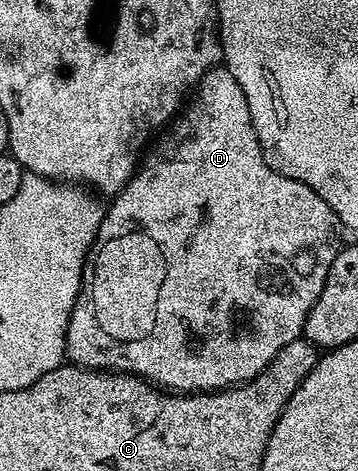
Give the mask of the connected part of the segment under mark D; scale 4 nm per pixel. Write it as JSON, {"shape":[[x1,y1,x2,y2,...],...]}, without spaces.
{"shape":[[219,65,214,70,207,71,197,85,196,94,198,96,195,99,193,96,181,108,177,118,157,136,156,142,149,148,150,156,148,151,133,177,113,196,111,203,114,204,105,208,96,241,86,254,82,288,70,314,66,334,66,359,71,364,91,369,124,371,170,393,220,391,237,387,239,383,247,383,249,379,259,375,270,364,272,357,276,357,276,353,284,349,284,345,302,335,302,326,306,324,312,305,316,305,324,289,328,269,336,254,334,210,330,208,328,201,324,201,324,197,320,197,320,193,308,189,308,185,300,181,292,181,292,177,276,173,268,165,268,161,264,161,260,141,248,113,248,101,244,97,244,89,236,85,236,77,232,77,225,66]]}

